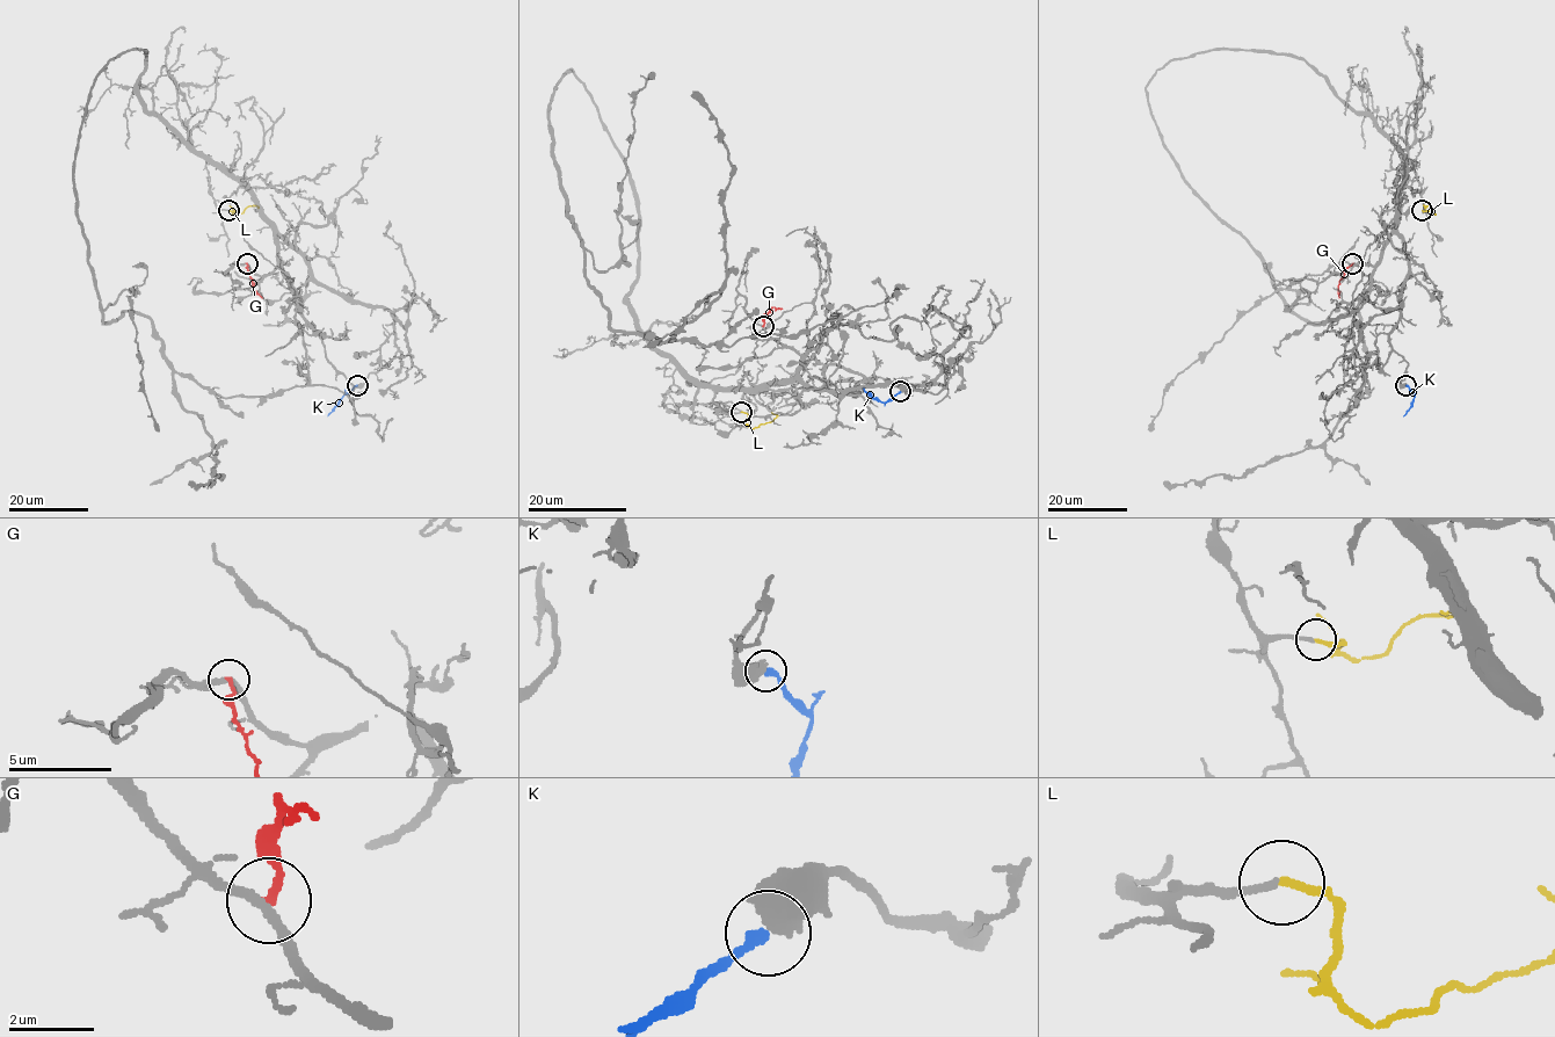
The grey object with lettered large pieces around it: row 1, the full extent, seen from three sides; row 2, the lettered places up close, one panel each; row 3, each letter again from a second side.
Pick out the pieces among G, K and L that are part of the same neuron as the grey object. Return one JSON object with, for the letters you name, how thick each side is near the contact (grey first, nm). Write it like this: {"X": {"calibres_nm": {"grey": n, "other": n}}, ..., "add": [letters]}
{"L": {"calibres_nm": {"grey": 170, "other": 190}}, "add": ["L"]}

